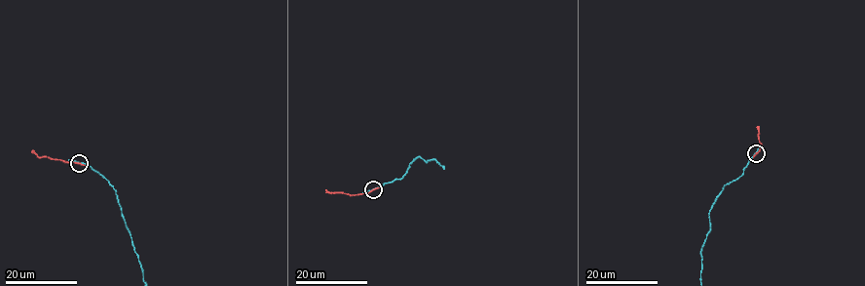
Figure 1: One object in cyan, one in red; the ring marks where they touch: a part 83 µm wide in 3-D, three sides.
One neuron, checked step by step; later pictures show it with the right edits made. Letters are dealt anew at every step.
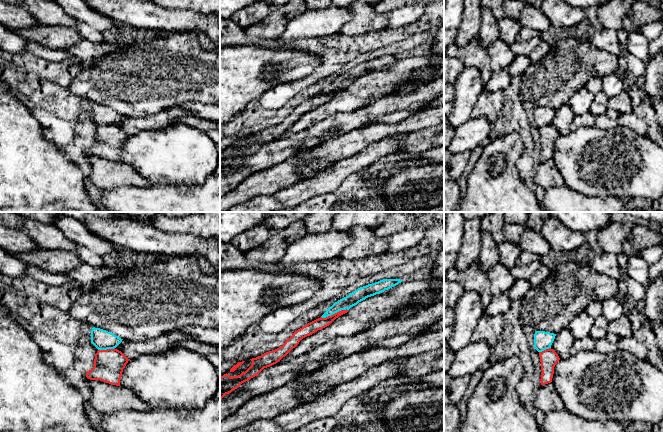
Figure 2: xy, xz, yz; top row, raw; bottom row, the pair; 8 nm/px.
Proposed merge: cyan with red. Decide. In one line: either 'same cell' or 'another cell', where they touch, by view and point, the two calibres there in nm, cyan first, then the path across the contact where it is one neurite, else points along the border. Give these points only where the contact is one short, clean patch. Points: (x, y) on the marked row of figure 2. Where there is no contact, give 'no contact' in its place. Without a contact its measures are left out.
another cell | xz (334, 313) | 100/90 nm

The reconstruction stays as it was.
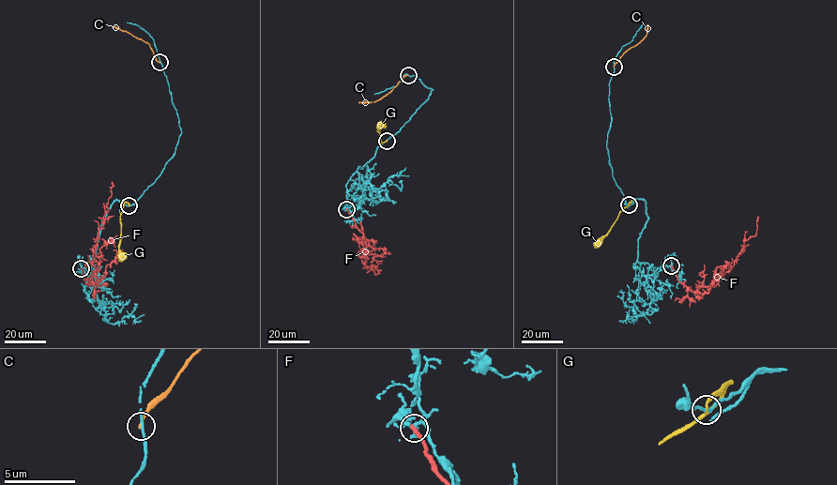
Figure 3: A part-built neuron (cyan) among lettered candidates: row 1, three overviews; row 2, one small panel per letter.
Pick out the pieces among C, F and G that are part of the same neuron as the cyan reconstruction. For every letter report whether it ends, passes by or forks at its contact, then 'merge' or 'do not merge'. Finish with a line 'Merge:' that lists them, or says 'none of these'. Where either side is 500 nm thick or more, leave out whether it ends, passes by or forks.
C: it ends; do not merge
F: it ends; do not merge
G: it ends; do not merge
Merge: none of these

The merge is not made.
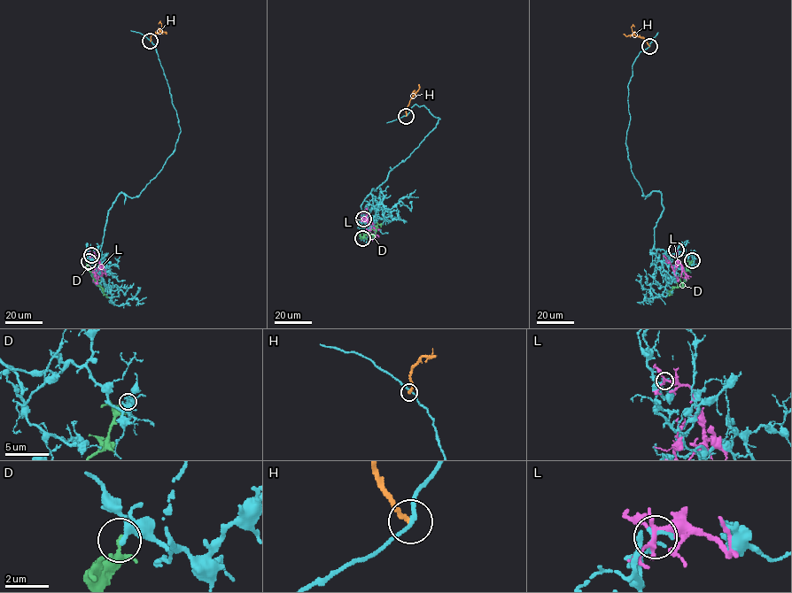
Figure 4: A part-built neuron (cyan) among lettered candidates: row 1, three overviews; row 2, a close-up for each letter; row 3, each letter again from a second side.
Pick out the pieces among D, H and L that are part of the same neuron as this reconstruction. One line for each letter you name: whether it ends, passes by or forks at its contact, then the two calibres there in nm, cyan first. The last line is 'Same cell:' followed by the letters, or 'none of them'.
Same cell: none of them

